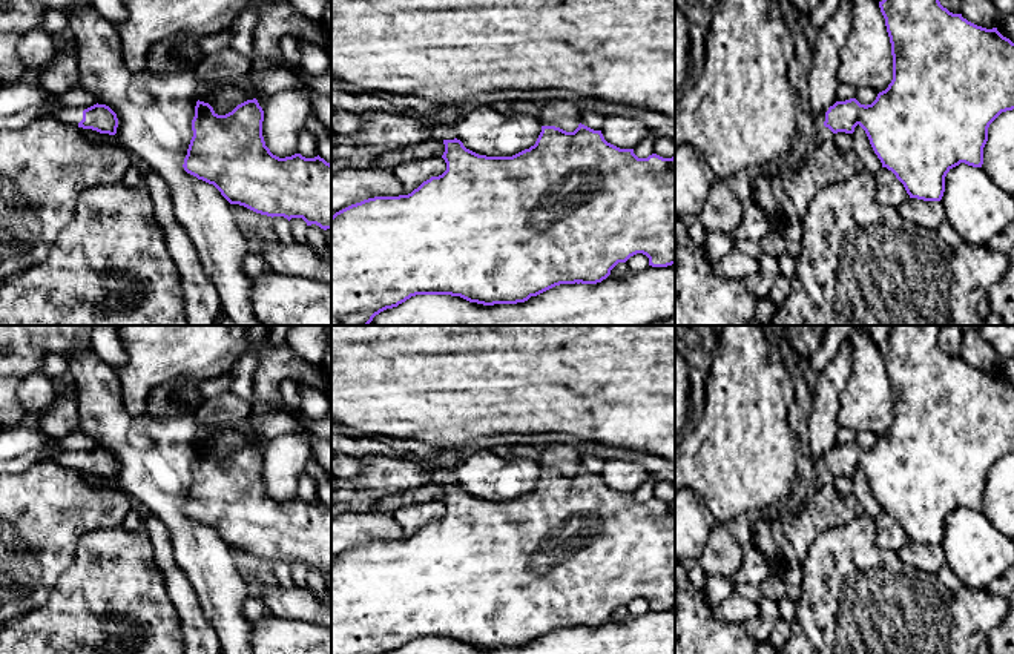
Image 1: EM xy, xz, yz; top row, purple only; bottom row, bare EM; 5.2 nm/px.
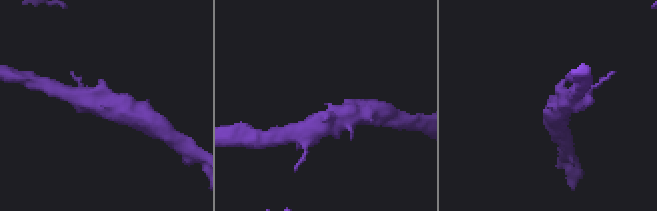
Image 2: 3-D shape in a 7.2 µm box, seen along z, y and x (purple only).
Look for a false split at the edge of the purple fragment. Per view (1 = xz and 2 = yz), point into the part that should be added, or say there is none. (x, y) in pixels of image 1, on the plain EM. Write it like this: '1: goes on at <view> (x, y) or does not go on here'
1: does not go on here
2: does not go on here

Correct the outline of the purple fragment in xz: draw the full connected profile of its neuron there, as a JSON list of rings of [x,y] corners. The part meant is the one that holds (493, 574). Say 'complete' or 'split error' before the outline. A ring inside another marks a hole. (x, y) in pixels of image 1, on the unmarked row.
complete; [[[581,467],[574,476],[542,470],[535,488],[512,500],[479,499],[457,482],[443,484],[443,488],[442,502],[446,514],[442,519],[431,520],[408,539],[368,542],[331,560],[331,654],[387,654],[416,639],[451,639],[483,649],[517,648],[560,628],[601,626],[618,606],[626,606],[637,597],[646,599],[652,611],[675,608],[675,500],[663,502],[652,497],[647,502],[638,502],[634,493],[620,493],[607,487],[601,474]]]

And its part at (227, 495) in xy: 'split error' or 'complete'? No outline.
complete

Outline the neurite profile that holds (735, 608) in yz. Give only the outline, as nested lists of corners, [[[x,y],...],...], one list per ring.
[[[732,593],[721,603],[713,606],[712,611],[713,616],[723,622],[742,625],[744,622],[759,616],[759,603]]]

